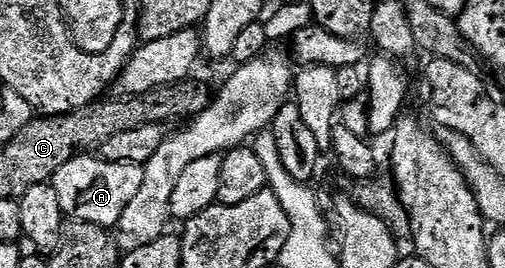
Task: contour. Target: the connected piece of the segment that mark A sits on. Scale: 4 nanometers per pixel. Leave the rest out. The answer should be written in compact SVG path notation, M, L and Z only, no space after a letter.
M98 155L76 156L64 163L64 167L60 167L52 178L60 207L67 218L107 227L117 226L118 220L124 215L124 207L128 207L136 191L140 191L140 183L144 183L141 165L103 161Z

